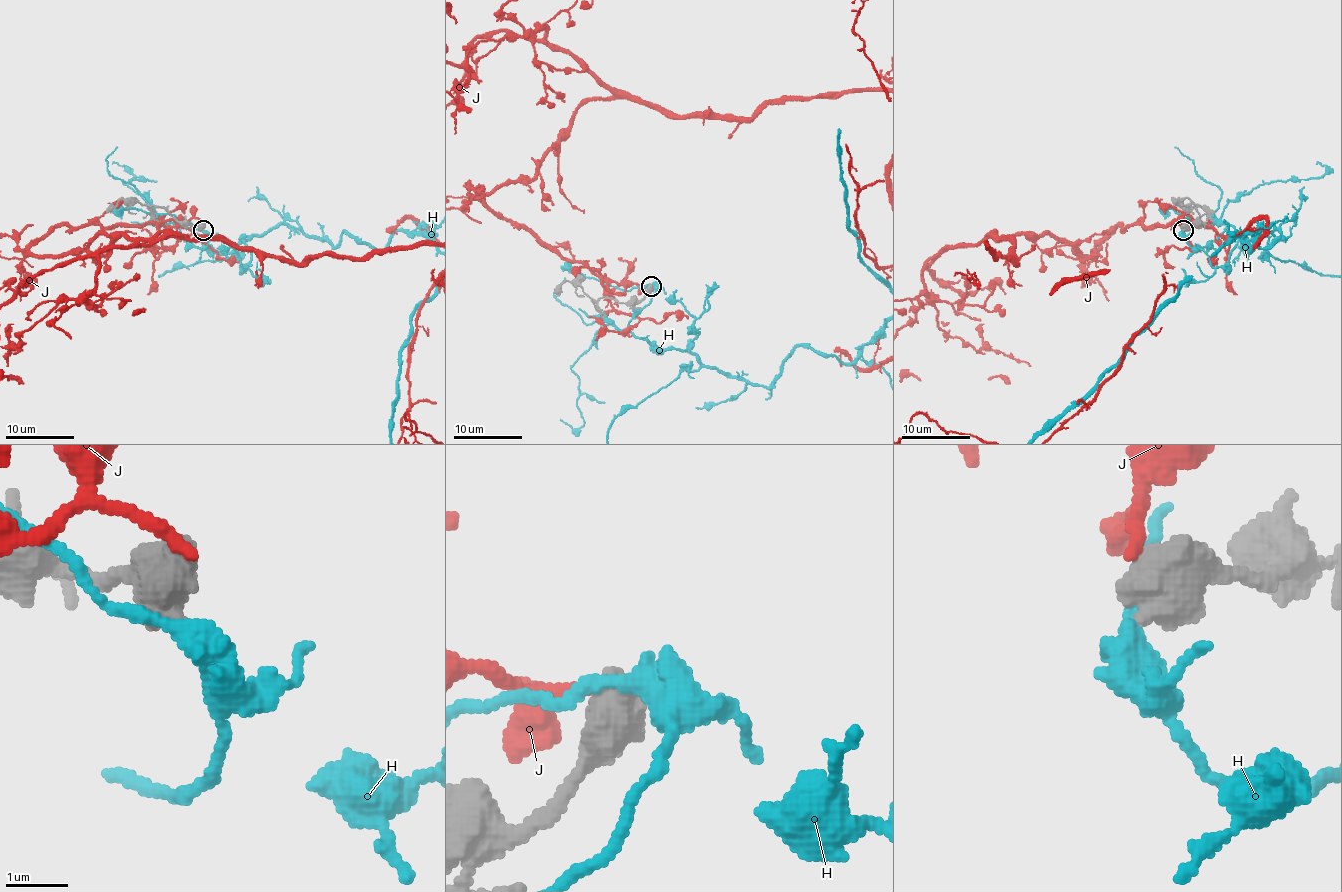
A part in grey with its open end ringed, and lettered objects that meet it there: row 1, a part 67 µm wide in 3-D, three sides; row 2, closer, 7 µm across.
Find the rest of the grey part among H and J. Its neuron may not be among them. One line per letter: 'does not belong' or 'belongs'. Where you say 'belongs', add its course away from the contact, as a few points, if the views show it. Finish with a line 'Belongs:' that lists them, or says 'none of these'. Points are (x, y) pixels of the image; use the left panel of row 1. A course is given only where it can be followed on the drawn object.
H: does not belong
J: does not belong
Belongs: none of these

